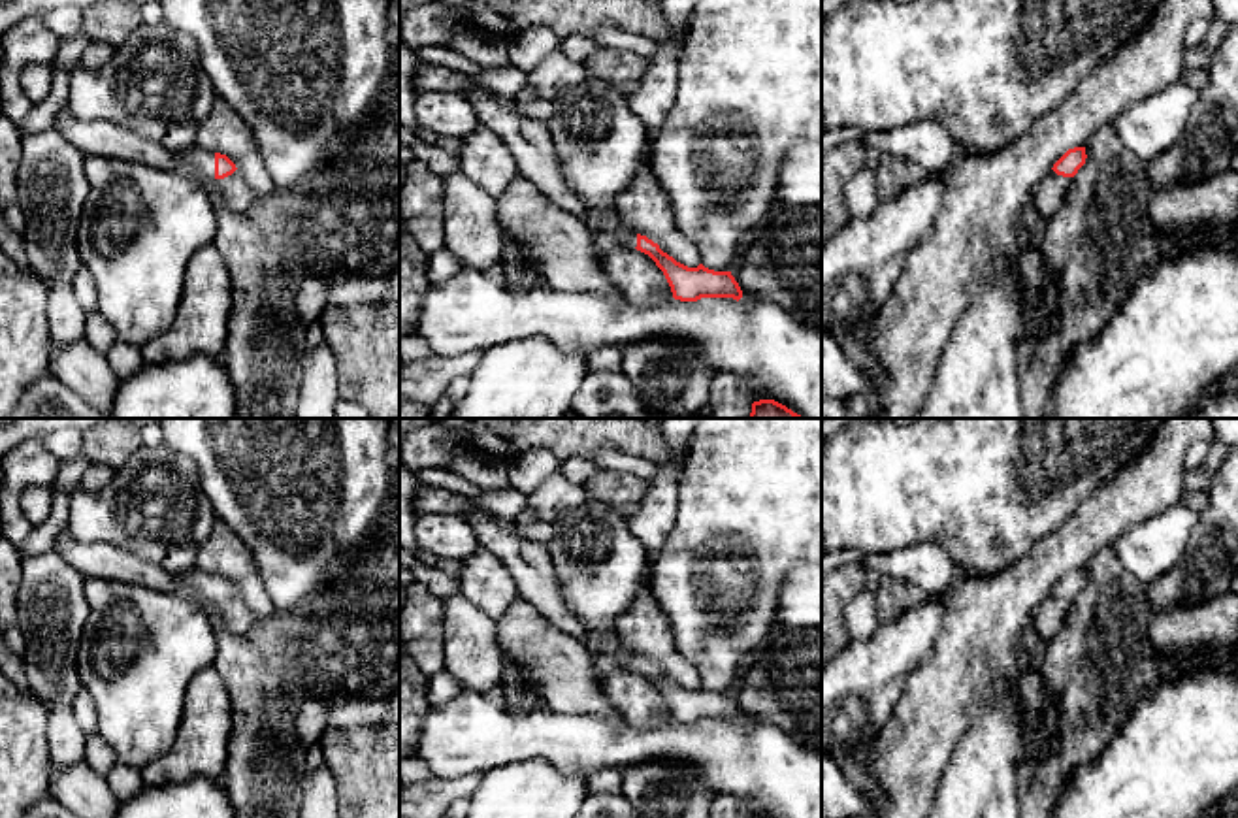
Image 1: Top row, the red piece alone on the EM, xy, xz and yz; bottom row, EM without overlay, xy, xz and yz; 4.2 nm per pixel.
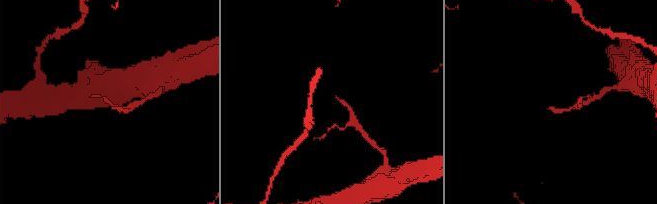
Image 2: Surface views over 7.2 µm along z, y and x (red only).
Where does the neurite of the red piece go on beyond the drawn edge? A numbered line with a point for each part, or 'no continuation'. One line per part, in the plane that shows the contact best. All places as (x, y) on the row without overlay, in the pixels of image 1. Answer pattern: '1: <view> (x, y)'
1: xy (196, 585)

